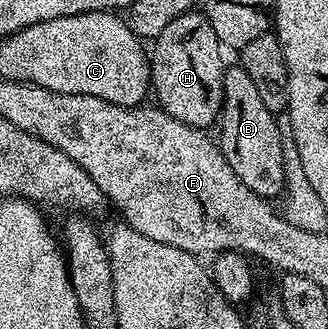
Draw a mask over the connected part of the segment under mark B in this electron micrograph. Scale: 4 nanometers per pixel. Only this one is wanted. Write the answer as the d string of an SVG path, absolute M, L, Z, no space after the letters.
M228 64L223 70L223 111L217 122L217 144L229 167L233 167L237 179L241 179L241 183L245 183L245 187L249 187L249 191L253 191L258 197L268 199L275 199L275 196L278 198L284 192L281 136L275 120L276 114L272 106L264 103L261 91L257 91L257 83L253 83L249 71L245 71L242 64Z

